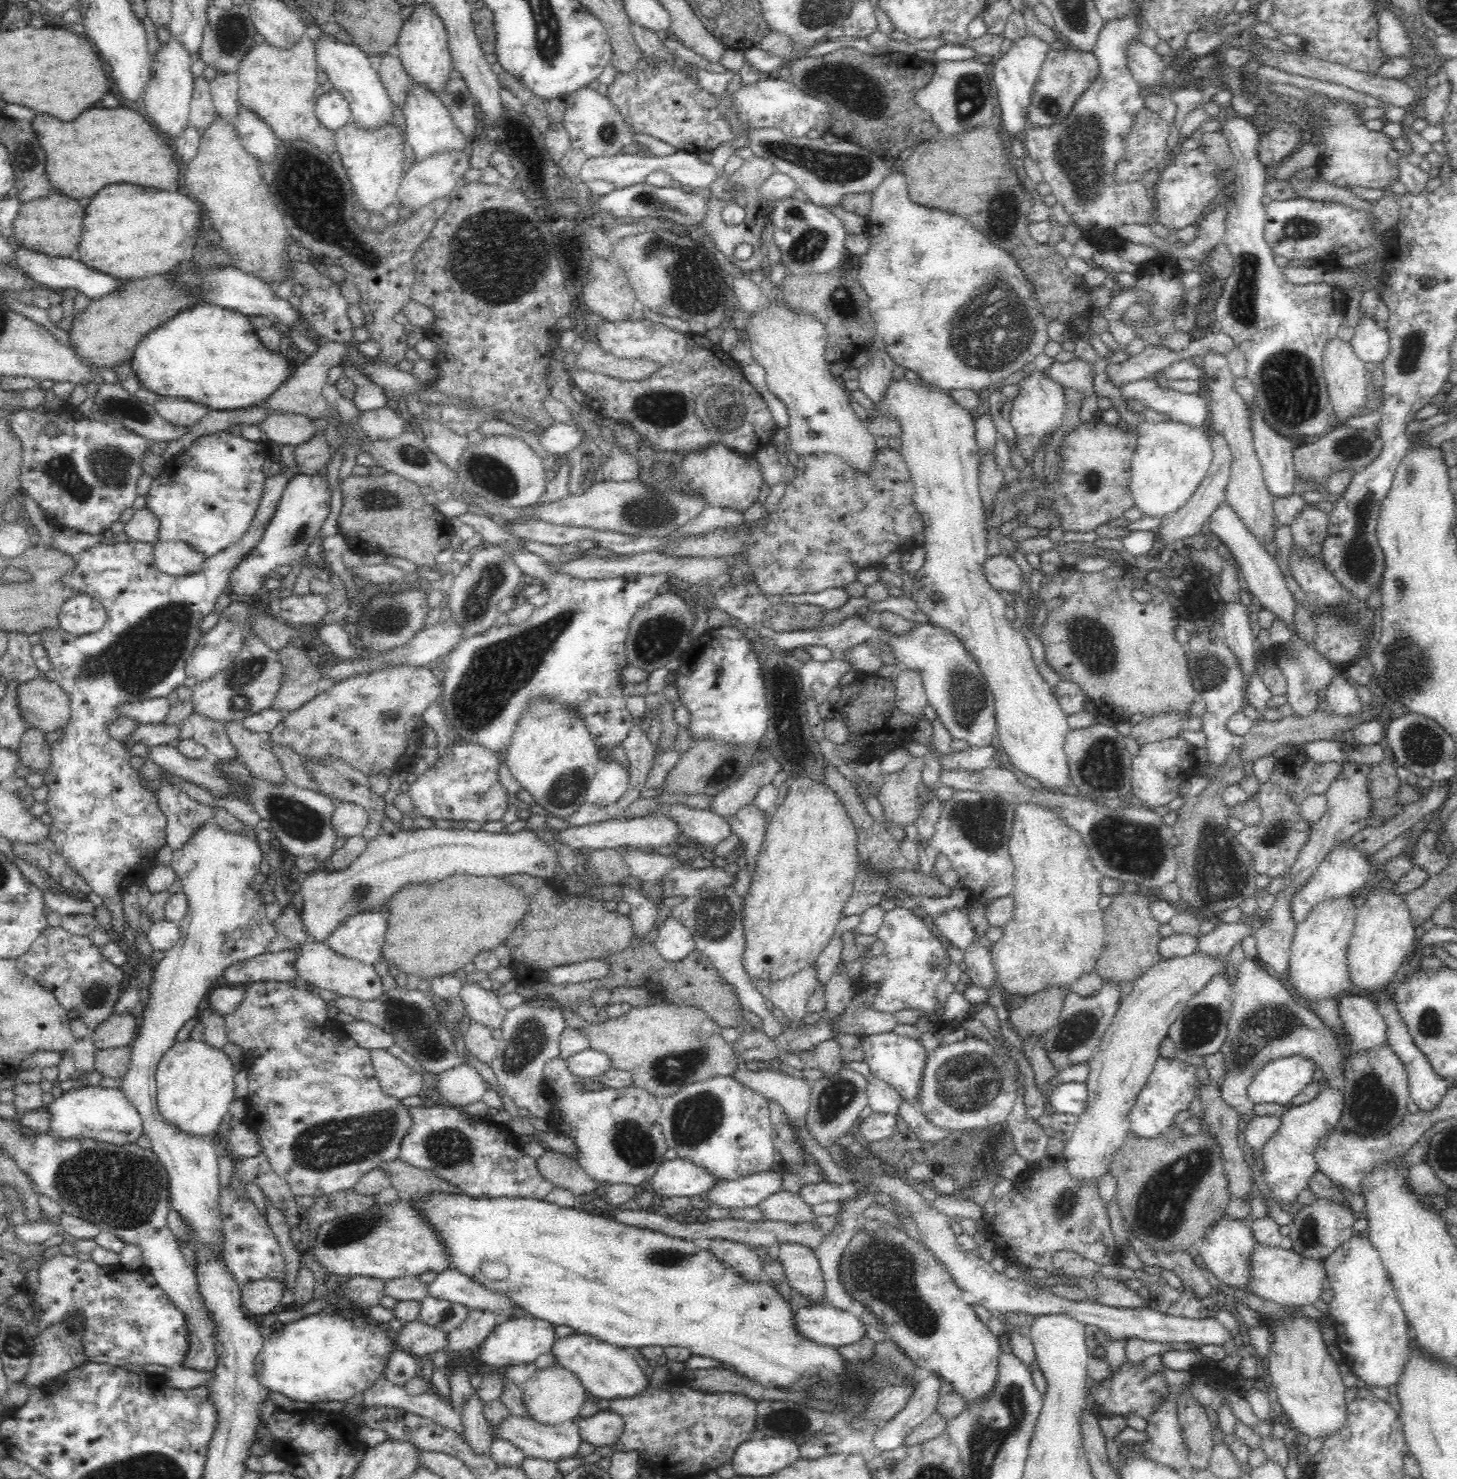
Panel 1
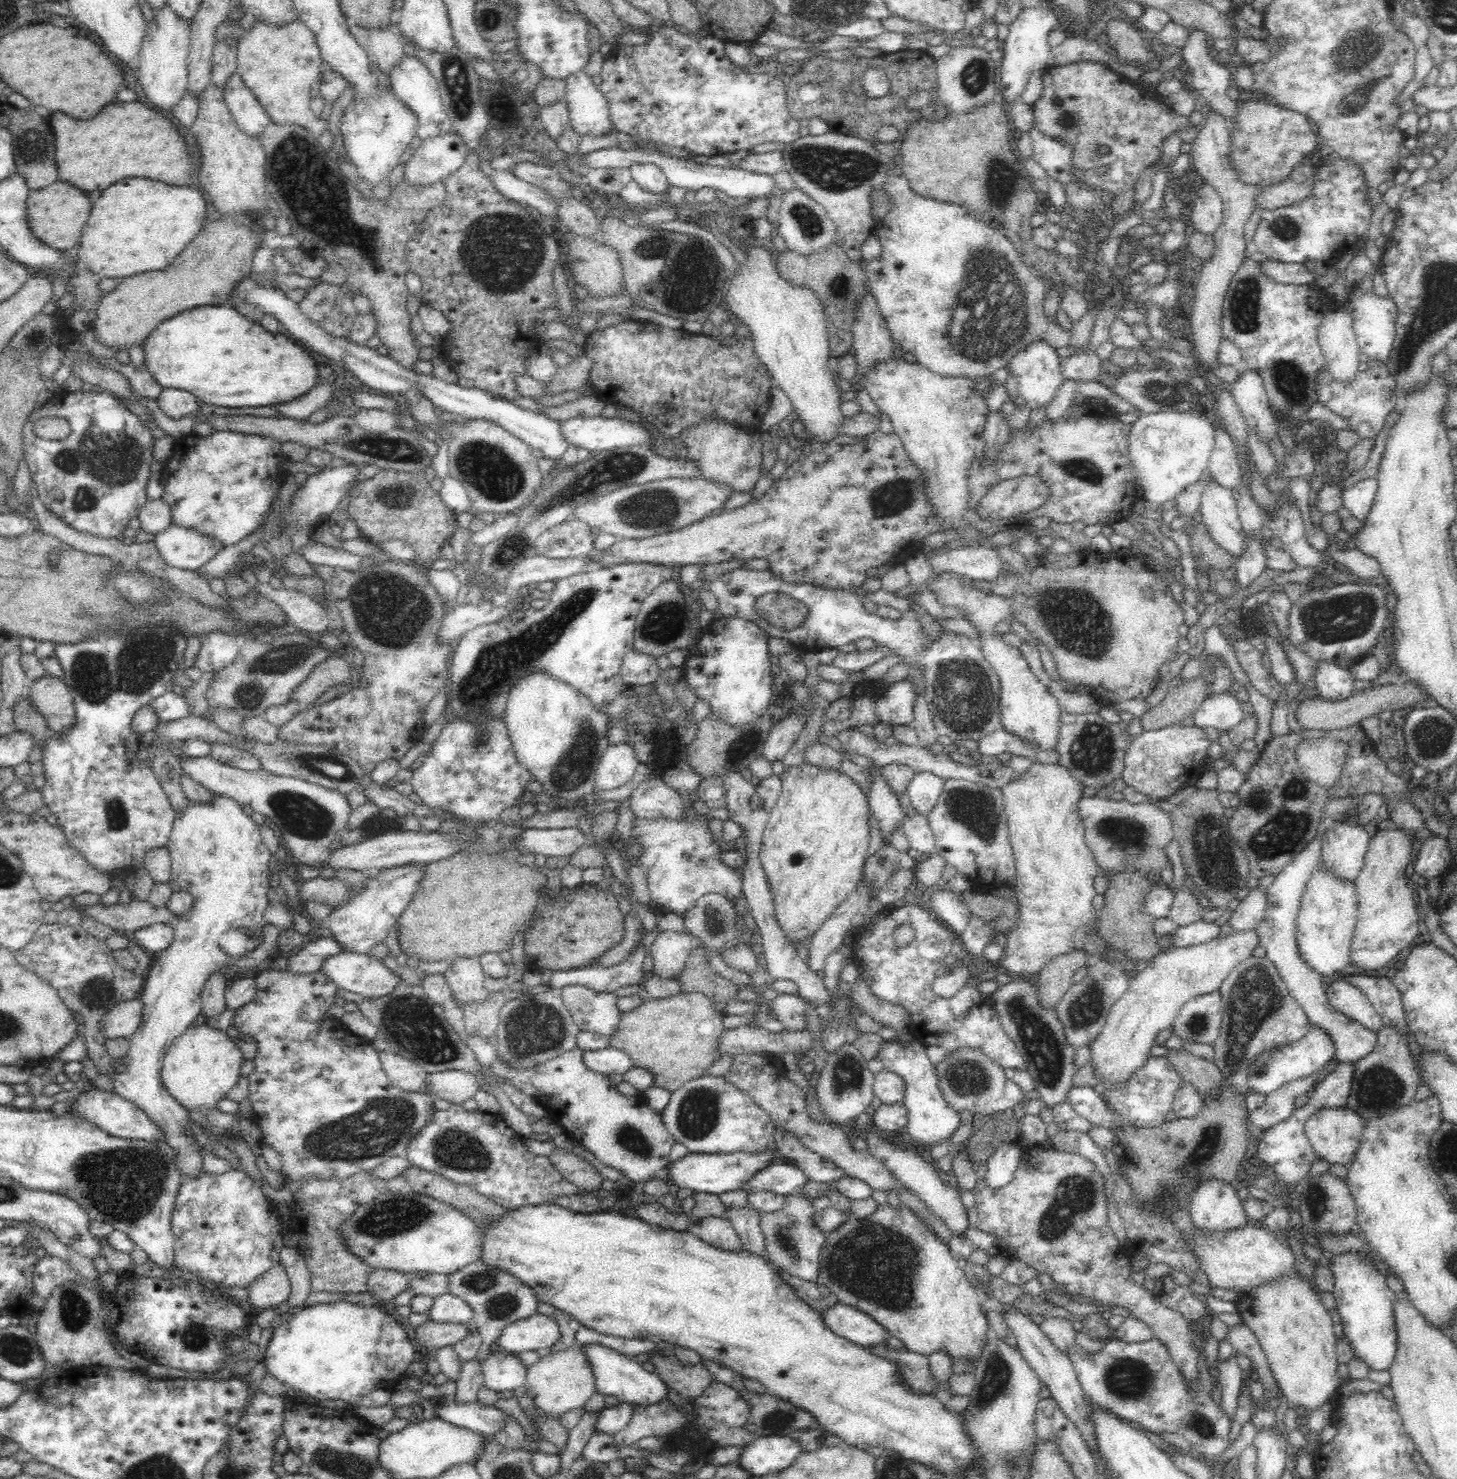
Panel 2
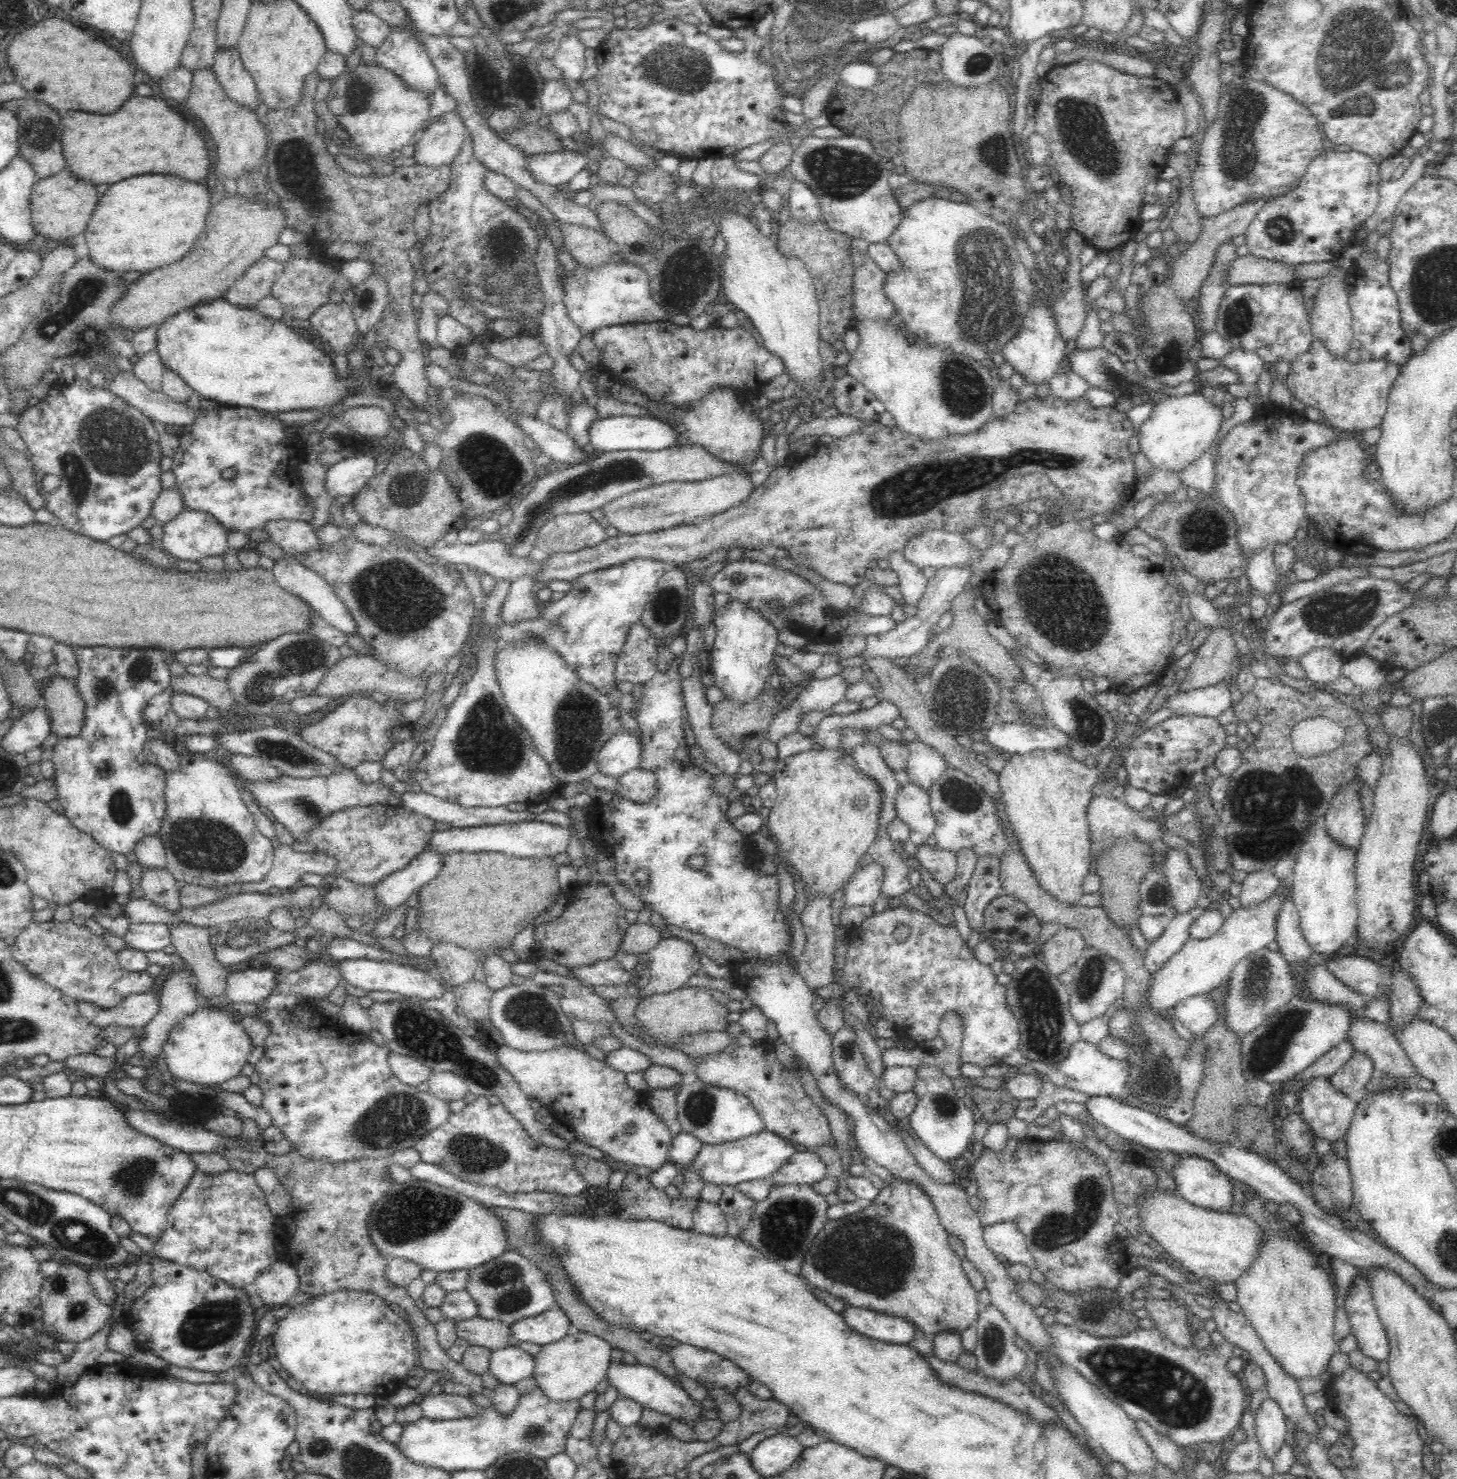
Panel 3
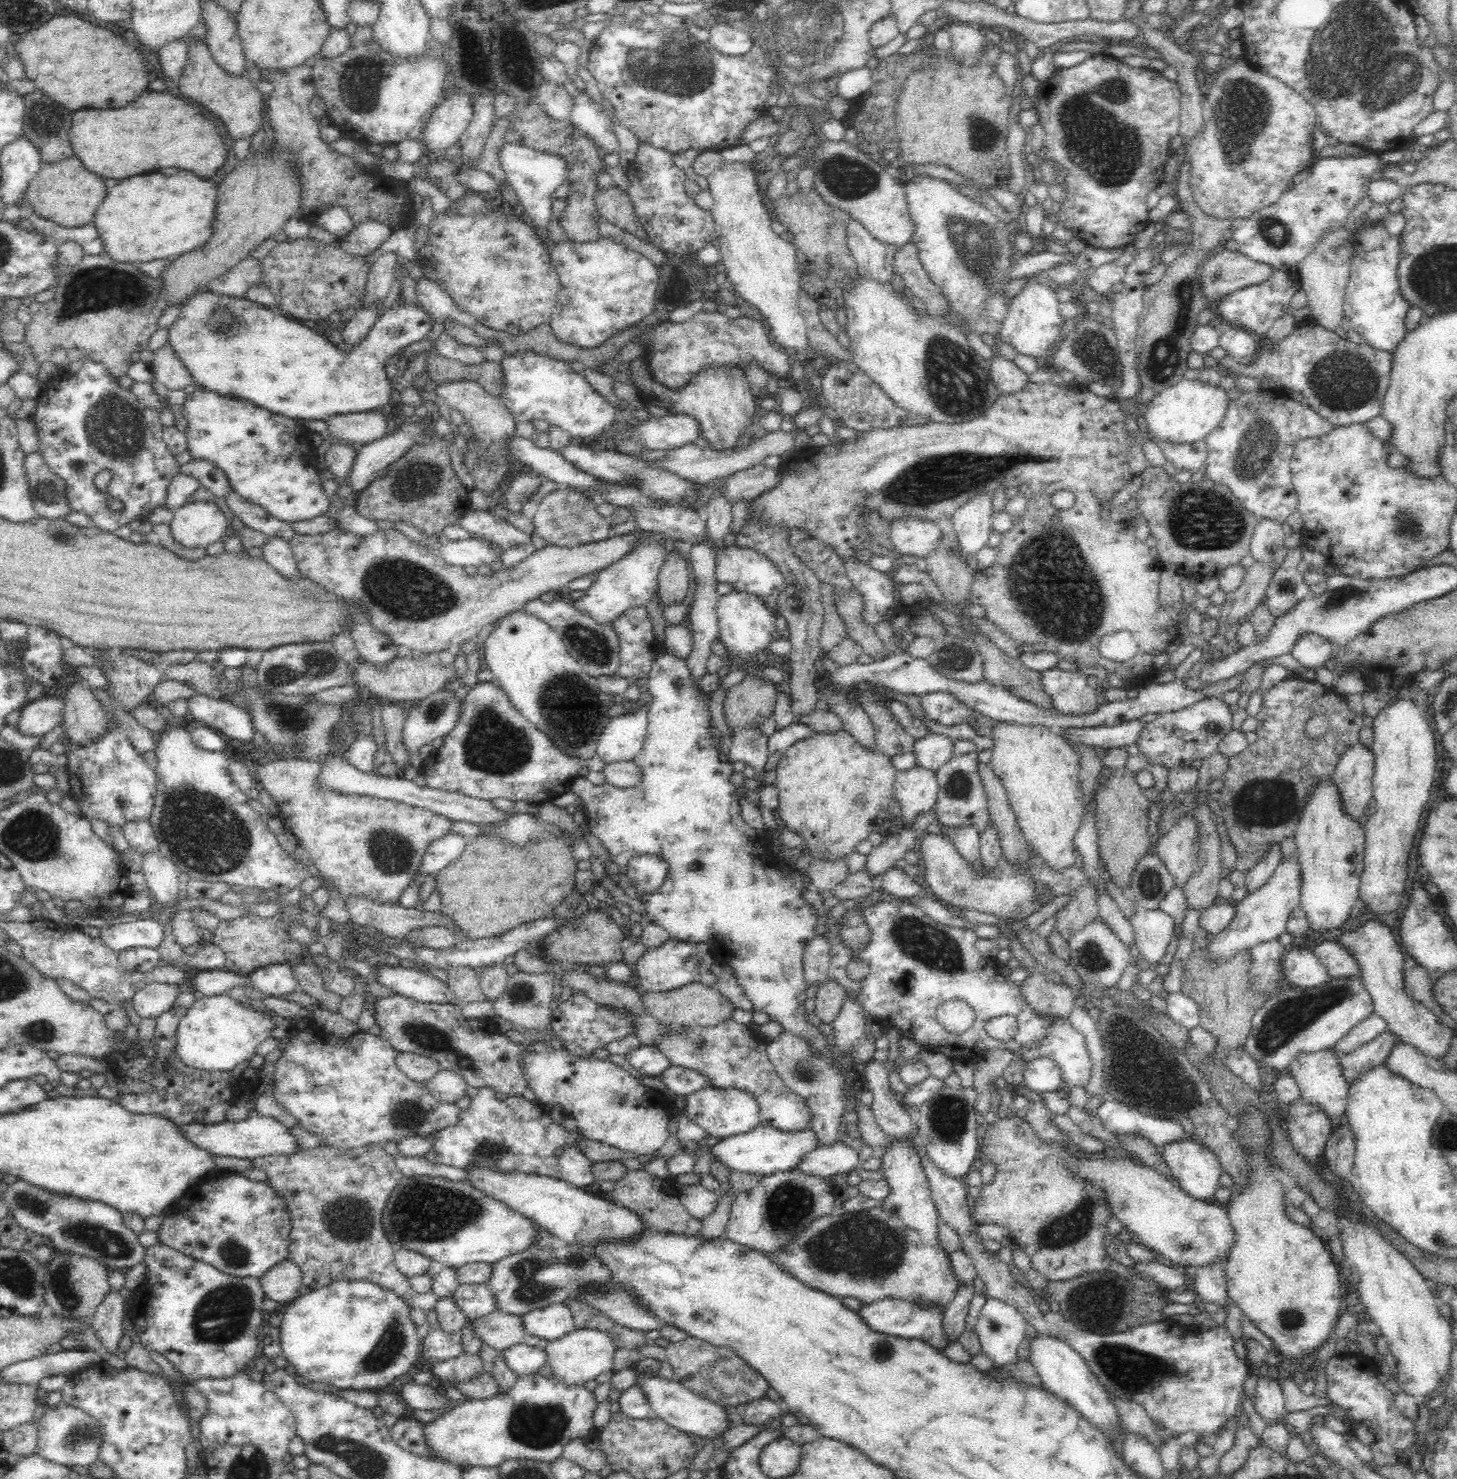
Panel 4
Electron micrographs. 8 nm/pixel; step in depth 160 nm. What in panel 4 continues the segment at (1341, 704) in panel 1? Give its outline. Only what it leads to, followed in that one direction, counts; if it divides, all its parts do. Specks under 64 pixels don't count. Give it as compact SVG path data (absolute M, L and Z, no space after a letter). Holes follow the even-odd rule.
M1308 633L1300 639L1300 642L1296 642L1291 655L1302 666L1313 670L1325 668L1326 662L1334 656L1331 643L1314 633Z

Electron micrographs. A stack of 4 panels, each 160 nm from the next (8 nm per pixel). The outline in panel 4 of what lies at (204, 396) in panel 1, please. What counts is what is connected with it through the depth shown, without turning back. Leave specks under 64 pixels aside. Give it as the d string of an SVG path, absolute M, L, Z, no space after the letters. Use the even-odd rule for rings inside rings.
M210 290L192 295L180 308L180 314L168 328L170 347L191 375L193 385L217 394L252 402L259 408L290 419L326 420L349 413L378 410L390 402L393 390L385 366L396 358L401 348L429 337L432 319L422 307L403 302L377 318L368 334L349 351L336 349L316 331L299 320L276 313L251 300L228 297ZM234 322L230 330L220 328ZM238 322L238 324L236 324ZM232 332L232 334L228 334Z

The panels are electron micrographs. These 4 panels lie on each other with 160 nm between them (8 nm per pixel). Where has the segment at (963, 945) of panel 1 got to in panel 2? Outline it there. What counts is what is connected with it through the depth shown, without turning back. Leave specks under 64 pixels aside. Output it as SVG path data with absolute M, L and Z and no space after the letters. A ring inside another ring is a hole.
M954 876L946 883L944 890L936 890L931 897L933 916L950 929L959 939L964 934L972 912L966 907L960 896L971 889L971 883L966 876Z

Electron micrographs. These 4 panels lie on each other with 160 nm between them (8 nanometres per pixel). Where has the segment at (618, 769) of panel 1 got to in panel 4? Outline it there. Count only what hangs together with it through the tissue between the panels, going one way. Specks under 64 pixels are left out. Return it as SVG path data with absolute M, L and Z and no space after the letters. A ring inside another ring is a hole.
M647 709L612 717L597 742L596 755L604 764L632 761L642 750L647 733Z

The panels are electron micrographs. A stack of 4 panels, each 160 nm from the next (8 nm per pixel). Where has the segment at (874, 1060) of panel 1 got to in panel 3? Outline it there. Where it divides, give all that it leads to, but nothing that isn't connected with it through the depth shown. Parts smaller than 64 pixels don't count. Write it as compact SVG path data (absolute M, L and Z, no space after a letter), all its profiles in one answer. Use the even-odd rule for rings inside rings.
M922 1062L916 1068L916 1082L912 1086L912 1093L916 1093L916 1103L907 1121L915 1137L943 1161L958 1161L960 1154L970 1144L975 1124L972 1111L963 1099L956 1096L951 1078L938 1066Z

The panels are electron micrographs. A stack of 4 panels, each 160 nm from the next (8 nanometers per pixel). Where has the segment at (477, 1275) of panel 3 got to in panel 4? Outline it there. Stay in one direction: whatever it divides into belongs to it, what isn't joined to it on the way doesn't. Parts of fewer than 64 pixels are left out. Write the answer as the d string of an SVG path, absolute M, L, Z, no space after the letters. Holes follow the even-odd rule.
M568 1245L557 1249L530 1251L530 1249L509 1254L506 1258L492 1263L490 1278L484 1282L494 1297L494 1310L506 1314L520 1316L544 1308L548 1305L563 1303L568 1298L583 1300L586 1304L603 1312L608 1319L619 1326L634 1328L638 1331L659 1331L664 1325L659 1322L654 1313L642 1309L632 1295L624 1289L616 1289L610 1279L610 1271L581 1245Z

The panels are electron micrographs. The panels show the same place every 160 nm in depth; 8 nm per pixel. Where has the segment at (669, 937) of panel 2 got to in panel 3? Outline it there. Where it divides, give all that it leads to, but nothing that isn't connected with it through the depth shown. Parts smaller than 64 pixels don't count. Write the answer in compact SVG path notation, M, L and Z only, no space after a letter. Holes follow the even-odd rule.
M675 937L661 938L654 948L647 951L646 960L650 983L631 992L639 1001L683 988L693 974L701 970L693 944Z

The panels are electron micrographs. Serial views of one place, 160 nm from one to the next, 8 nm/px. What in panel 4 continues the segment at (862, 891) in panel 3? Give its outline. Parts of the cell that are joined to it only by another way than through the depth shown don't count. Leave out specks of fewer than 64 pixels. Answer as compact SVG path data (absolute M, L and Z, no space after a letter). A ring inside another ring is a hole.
M934 809L921 812L916 822L905 825L898 834L887 833L885 839L867 855L865 868L867 874L873 878L884 875L896 863L905 858L910 850L916 850L919 839L925 834L924 830L936 820Z

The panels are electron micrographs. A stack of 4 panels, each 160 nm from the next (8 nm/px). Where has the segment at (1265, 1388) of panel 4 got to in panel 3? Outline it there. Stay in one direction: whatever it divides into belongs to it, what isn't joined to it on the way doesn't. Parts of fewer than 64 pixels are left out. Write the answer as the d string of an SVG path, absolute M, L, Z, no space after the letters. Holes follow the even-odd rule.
M1264 1398L1254 1418L1255 1434L1259 1452L1274 1462L1274 1456L1286 1438L1286 1415L1280 1406L1270 1398Z

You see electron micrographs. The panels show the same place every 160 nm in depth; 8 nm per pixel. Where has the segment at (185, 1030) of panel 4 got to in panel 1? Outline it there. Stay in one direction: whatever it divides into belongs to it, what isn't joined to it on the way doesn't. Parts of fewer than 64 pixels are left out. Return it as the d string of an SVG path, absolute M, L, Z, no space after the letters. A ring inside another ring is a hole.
M200 1039L175 1042L162 1055L155 1070L156 1105L160 1117L183 1134L210 1138L221 1129L222 1118L234 1100L235 1073L222 1049Z

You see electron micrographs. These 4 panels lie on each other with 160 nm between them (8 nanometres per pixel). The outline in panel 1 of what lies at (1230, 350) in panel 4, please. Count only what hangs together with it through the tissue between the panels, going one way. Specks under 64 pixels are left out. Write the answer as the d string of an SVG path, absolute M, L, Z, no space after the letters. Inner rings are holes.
M1254 407L1251 430L1256 455L1258 455L1263 479L1273 497L1289 497L1297 494L1293 451L1296 446L1290 438L1283 438L1264 421L1260 410Z

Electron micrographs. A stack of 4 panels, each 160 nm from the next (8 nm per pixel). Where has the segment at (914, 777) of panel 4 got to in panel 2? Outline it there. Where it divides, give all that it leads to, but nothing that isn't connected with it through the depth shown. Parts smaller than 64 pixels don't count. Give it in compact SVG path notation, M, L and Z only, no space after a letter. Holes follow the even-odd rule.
M912 810L905 814L901 823L911 849L920 855L932 855L935 852L935 836L928 822L926 817Z

